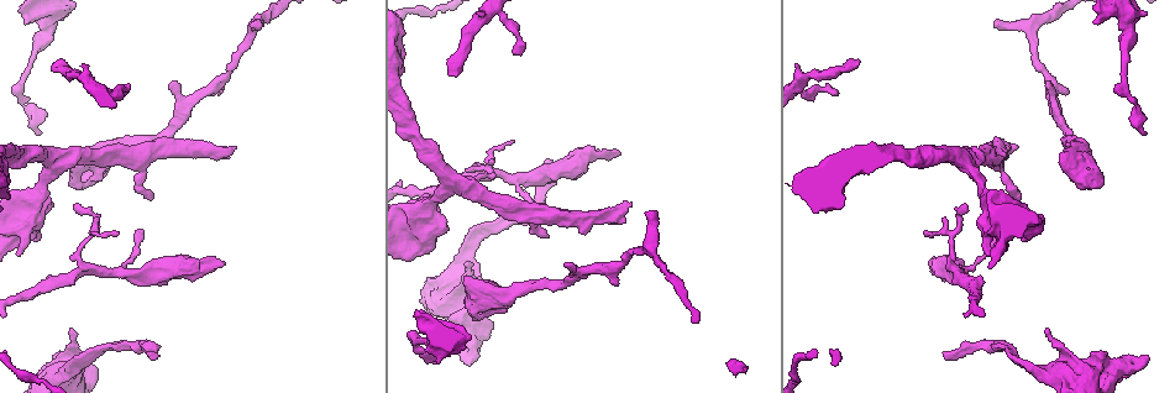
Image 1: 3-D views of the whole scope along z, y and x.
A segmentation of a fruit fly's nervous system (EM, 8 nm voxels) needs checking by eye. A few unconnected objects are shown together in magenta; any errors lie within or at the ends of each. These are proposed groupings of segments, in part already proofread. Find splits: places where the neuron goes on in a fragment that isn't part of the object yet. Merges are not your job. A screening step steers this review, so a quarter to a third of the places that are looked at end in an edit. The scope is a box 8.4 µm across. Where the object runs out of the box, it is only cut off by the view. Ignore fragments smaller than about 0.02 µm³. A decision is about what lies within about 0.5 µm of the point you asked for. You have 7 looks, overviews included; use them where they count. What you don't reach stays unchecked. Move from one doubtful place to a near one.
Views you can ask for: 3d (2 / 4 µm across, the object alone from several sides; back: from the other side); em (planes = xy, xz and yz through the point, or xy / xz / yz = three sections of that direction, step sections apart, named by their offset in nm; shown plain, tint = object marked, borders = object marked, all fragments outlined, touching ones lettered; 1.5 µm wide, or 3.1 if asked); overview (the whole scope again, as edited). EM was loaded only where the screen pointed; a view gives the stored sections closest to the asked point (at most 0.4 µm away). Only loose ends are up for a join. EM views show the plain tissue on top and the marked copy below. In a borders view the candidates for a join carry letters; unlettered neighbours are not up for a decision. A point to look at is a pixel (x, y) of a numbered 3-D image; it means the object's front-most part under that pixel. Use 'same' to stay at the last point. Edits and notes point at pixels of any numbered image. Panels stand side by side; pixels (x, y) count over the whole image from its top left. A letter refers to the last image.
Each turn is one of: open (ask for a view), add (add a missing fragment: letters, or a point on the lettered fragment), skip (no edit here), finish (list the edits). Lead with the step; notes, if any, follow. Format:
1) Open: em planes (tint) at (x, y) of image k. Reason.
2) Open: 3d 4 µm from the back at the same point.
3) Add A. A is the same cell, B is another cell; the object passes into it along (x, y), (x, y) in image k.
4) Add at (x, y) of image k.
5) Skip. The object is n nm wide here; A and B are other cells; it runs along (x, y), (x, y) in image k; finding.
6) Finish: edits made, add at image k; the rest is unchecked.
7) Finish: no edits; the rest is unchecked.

Open: 3d 2 µm from the back at (456, 76) of image 1. Branch stops here.

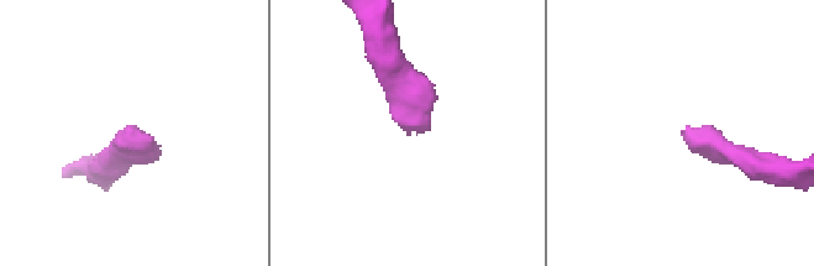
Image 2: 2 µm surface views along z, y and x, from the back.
Open: em xy step 8 (borders) at (142, 138) of image 2. Need the tissue.

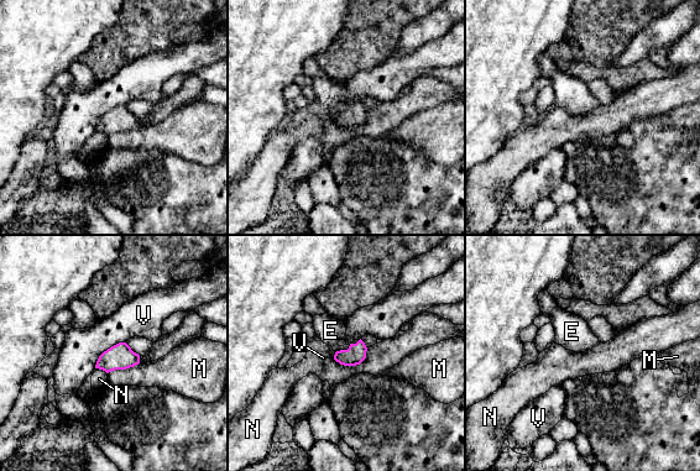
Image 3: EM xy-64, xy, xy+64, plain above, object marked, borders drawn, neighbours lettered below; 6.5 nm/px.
Open: em planes (borders) at the same point. Cut it another way.

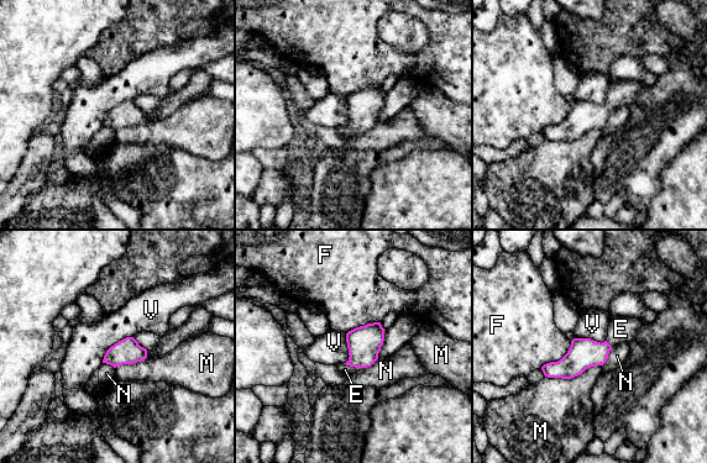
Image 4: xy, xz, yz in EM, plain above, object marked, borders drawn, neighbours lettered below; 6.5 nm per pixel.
Add E. The object is 170 nm wide here; E is the same cell, F, M, N and V are other cells; the object passes into it along (364, 342), (352, 366), (345, 369) in image 4; it goes on there.

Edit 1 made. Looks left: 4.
Open: overview.

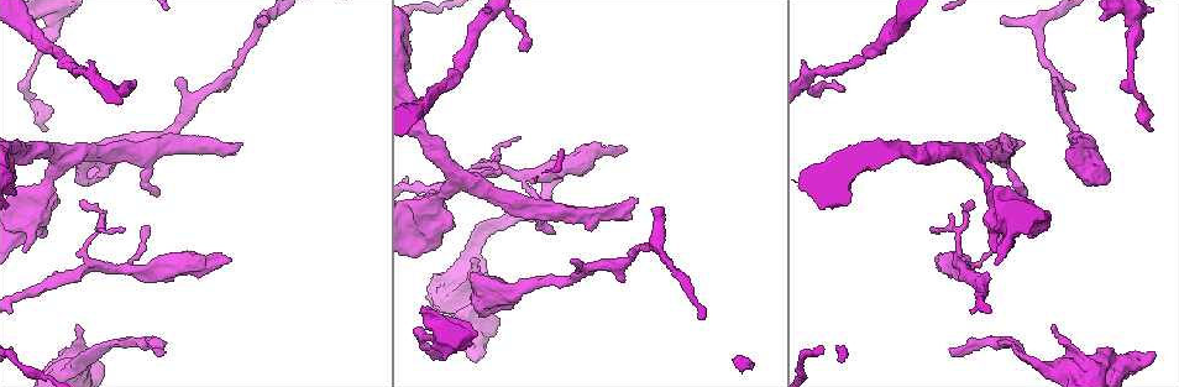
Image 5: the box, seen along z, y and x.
Open: em xz step 8 (borders) at (470, 272) of image 5. Thick end.

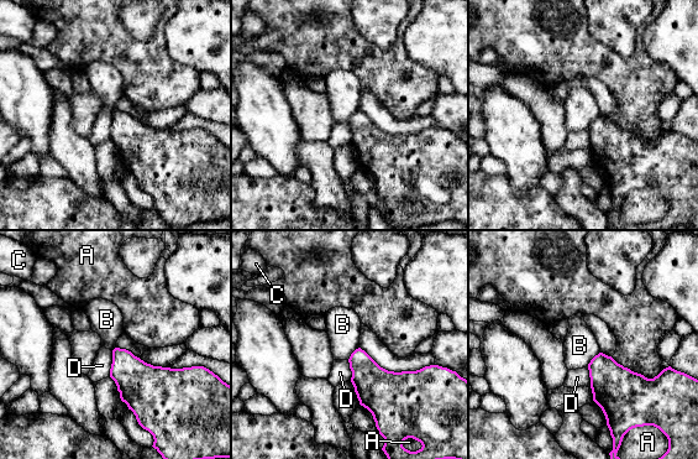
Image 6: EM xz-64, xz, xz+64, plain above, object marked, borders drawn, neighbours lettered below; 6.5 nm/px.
Skip. A, B, C and D are other cells; a border runs along (113, 350), (109, 376) in image 6; no lettered fragment goes on from it.

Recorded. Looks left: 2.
Open: em xz step 4 (borders) at (1055, 327) of image 5. Branch stops here.

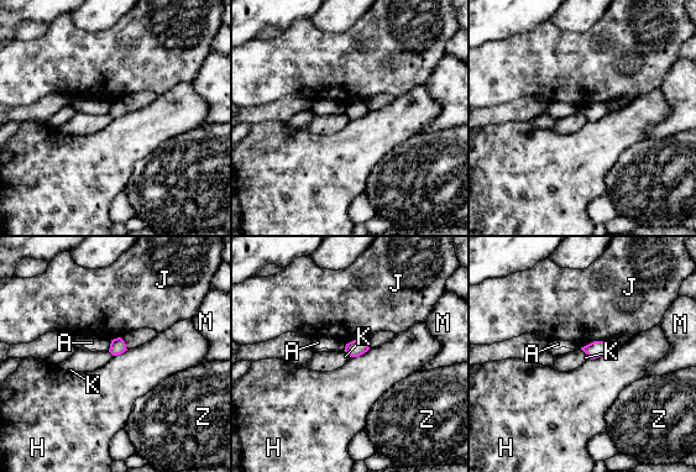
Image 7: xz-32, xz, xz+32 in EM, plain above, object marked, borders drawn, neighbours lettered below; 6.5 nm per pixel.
Open: em planes (borders) at the same point. Another direction.

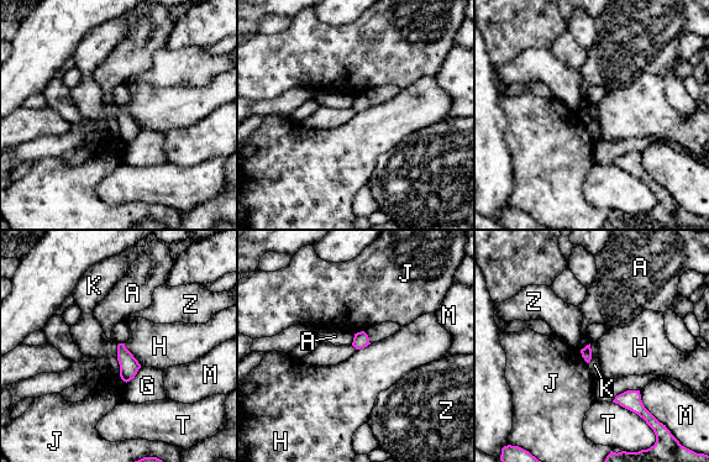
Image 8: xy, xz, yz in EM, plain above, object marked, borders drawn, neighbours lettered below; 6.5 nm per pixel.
Skip. The longest contact is with T, 240 nm; A, G, H, J, K, M, T and Z are other cells; none of them fits.

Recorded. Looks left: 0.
Finish: edits made, add at image 4; the rest is unchecked.

